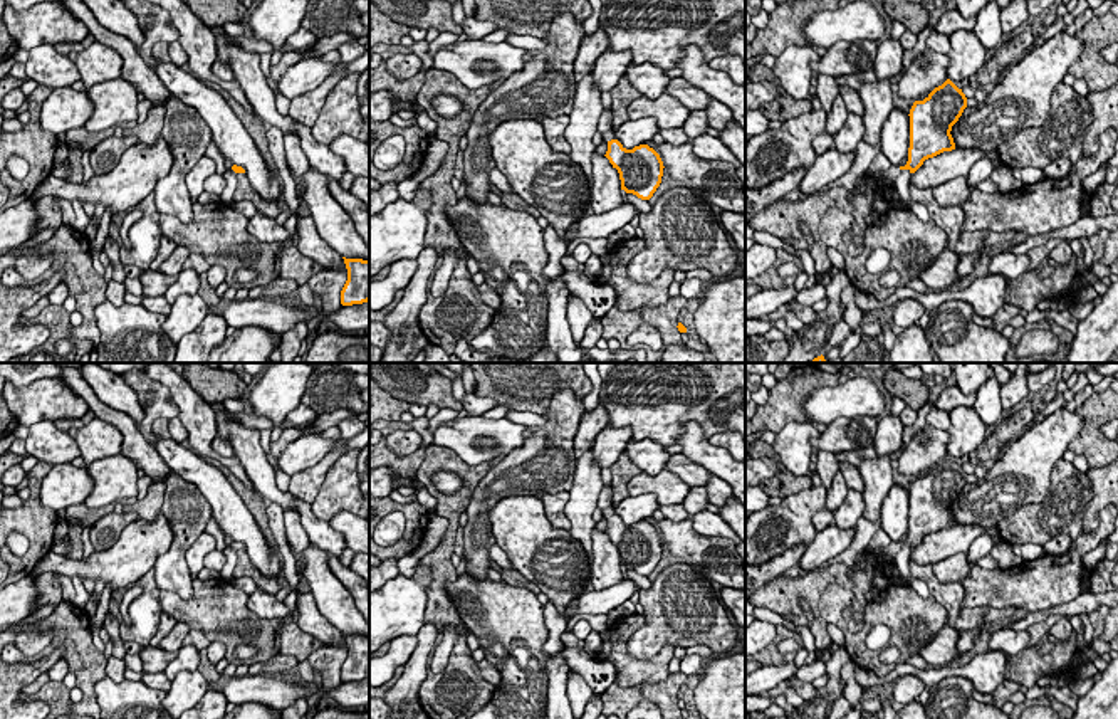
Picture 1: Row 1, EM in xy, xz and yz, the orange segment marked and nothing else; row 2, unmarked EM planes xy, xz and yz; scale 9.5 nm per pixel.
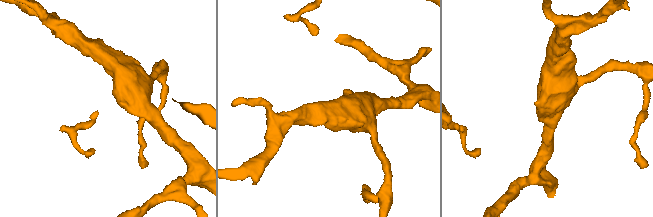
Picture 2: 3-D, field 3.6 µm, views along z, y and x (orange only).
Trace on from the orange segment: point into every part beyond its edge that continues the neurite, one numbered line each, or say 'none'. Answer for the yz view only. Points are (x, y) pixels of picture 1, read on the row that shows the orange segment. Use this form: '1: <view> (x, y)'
none

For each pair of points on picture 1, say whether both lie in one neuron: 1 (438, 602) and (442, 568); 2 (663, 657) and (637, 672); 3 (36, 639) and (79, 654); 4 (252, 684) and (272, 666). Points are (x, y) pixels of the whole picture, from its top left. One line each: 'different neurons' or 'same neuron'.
1: same neuron
2: same neuron
3: different neurons
4: different neurons

